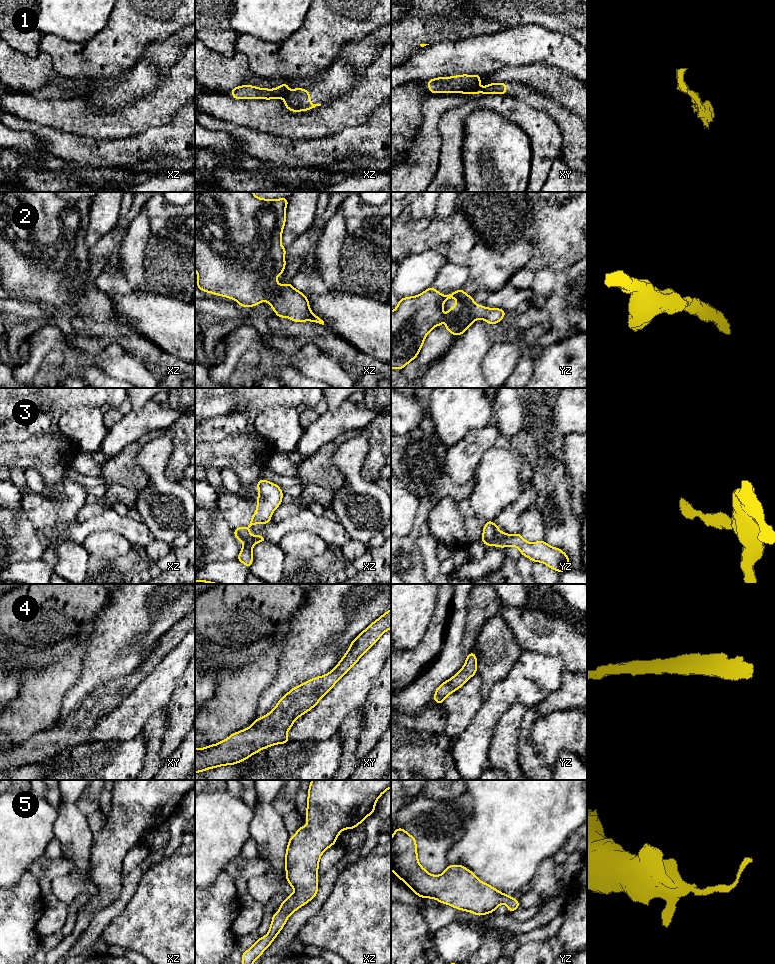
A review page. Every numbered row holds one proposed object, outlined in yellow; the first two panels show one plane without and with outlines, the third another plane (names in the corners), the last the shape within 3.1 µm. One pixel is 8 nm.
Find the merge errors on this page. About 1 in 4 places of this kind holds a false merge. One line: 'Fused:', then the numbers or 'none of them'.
Fused: 1

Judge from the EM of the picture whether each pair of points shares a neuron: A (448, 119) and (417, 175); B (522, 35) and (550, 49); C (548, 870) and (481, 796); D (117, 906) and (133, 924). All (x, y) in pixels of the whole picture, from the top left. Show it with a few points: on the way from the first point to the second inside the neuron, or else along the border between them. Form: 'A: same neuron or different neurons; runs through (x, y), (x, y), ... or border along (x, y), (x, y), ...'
A: different neurons; border along (446, 111), (438, 126), (440, 158)
B: same neuron; runs through (529, 42), (543, 46)
C: different neurons; border along (551, 856), (548, 856), (541, 863), (530, 882)
D: different neurons; border along (134, 891), (126, 906), (104, 927)

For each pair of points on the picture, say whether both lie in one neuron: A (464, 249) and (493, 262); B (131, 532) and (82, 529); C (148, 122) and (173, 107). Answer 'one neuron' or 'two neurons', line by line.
A: one neuron
B: one neuron
C: one neuron

